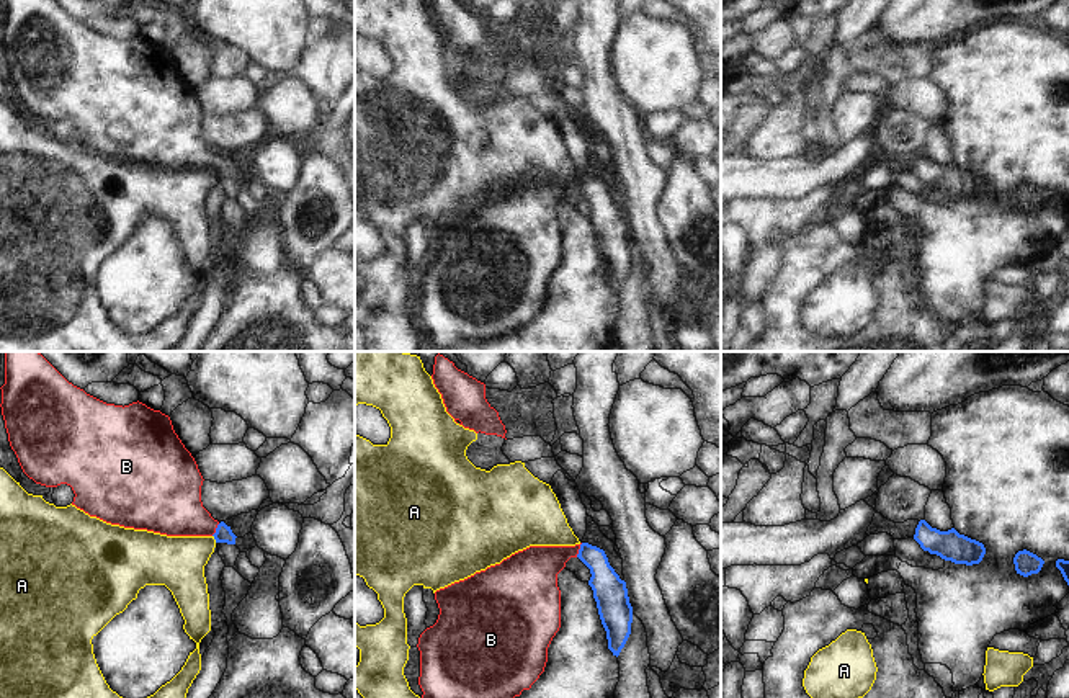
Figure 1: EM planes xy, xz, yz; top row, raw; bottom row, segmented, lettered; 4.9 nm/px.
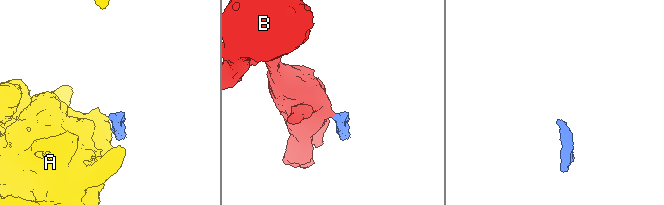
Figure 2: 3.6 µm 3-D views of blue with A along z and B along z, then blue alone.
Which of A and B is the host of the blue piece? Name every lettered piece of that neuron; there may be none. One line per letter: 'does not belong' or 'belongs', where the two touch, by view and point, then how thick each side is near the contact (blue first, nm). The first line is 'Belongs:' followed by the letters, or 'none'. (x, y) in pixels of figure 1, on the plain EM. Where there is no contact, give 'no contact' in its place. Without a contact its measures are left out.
Belongs: B
A: does not belong; meets blue in xy at (214, 172); 80 nm thick on the blue side, 260 nm on the other
B: belongs; meets blue in xz at (579, 183); 160 nm thick on the blue side, 240 nm on the other

